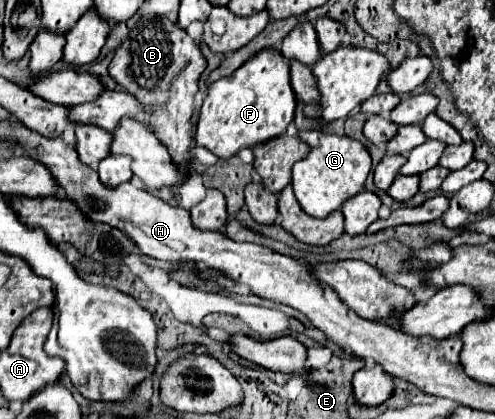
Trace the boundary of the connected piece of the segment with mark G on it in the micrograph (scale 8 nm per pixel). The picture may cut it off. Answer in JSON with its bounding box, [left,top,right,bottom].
[293,133,371,217]

